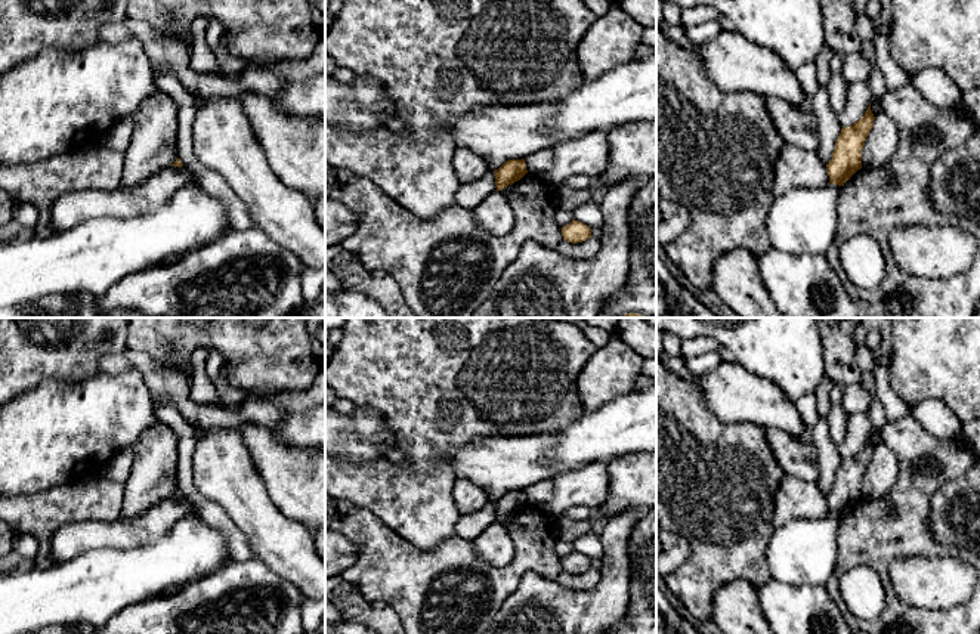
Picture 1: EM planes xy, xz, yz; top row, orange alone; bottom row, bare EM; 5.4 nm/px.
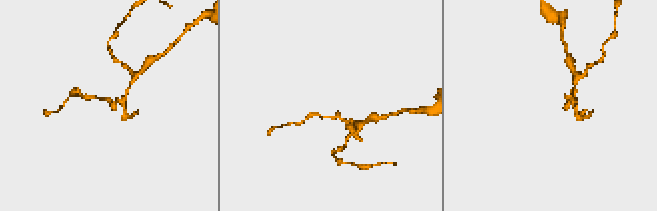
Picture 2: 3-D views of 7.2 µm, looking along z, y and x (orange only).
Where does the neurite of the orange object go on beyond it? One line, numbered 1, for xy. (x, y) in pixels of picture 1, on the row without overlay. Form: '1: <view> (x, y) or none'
1: none

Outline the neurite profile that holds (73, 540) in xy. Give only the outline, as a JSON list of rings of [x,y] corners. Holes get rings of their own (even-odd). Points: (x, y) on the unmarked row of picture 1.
[[[169,497],[136,517],[120,516],[114,522],[68,523],[52,534],[49,557],[58,563],[96,548],[135,548],[158,539],[179,519],[195,514],[197,507],[191,498]]]

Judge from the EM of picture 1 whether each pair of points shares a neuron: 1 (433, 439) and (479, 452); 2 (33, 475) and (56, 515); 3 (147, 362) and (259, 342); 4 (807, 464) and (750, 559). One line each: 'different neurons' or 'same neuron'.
1: different neurons
2: different neurons
3: different neurons
4: different neurons

